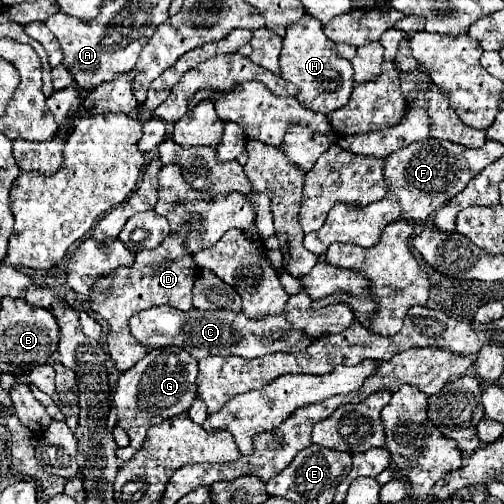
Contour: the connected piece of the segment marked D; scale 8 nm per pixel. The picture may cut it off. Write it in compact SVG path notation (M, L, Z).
M168 235L156 249L140 251L134 255L134 263L130 267L116 269L114 273L100 277L96 285L90 289L90 309L98 313L106 323L106 347L112 363L120 373L132 369L150 349L138 343L128 329L128 319L142 309L150 309L156 305L170 305L174 309L188 311L192 309L192 279L196 279L196 263L188 253L184 253L184 245L180 245L180 237Z

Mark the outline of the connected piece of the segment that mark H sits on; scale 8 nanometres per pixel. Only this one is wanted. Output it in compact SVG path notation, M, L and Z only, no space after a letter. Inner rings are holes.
M304 15L300 21L288 27L280 53L280 71L282 79L294 83L300 89L298 101L304 107L324 115L344 107L354 89L354 69L350 61L336 53L336 45L324 35L324 25L312 15Z

